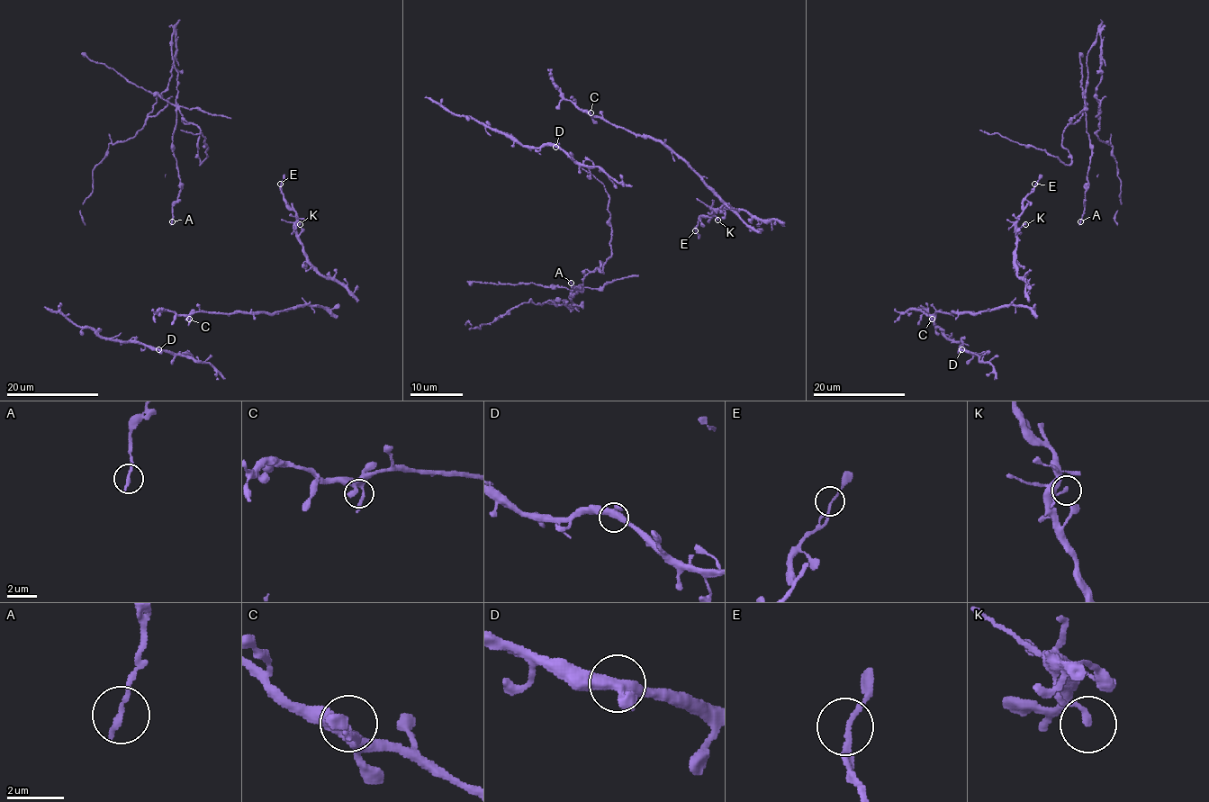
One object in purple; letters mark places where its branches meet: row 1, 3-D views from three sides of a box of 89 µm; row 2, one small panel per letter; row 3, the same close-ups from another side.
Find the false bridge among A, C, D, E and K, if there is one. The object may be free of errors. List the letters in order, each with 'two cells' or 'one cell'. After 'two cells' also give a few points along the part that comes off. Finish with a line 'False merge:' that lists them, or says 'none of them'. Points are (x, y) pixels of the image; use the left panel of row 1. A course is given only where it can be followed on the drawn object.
A: two cells | (171, 220), (181, 184), (174, 32), (166, 88), (146, 123), (110, 143), (94, 168), (85, 225)
C: one cell
D: one cell
E: one cell
K: one cell
False merge: A

